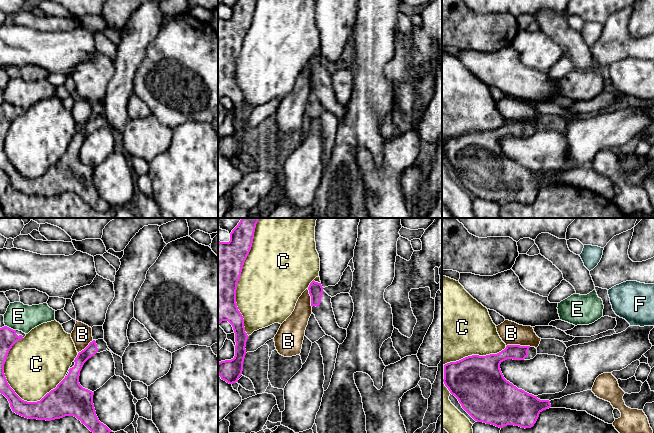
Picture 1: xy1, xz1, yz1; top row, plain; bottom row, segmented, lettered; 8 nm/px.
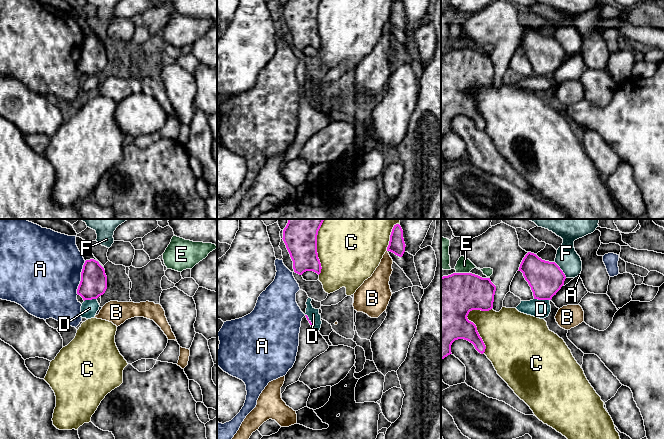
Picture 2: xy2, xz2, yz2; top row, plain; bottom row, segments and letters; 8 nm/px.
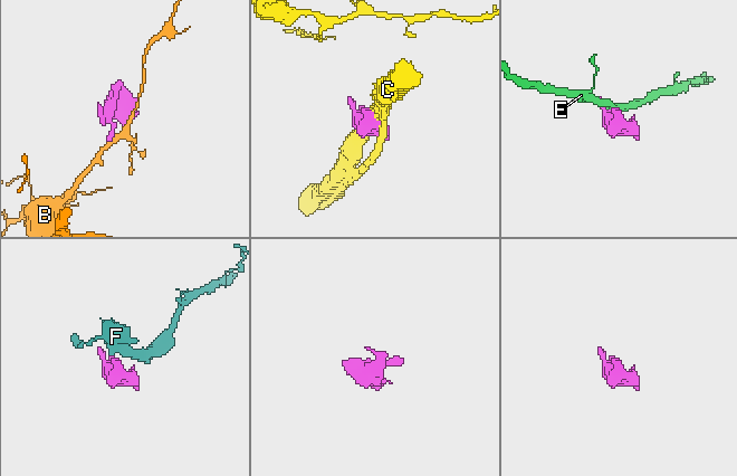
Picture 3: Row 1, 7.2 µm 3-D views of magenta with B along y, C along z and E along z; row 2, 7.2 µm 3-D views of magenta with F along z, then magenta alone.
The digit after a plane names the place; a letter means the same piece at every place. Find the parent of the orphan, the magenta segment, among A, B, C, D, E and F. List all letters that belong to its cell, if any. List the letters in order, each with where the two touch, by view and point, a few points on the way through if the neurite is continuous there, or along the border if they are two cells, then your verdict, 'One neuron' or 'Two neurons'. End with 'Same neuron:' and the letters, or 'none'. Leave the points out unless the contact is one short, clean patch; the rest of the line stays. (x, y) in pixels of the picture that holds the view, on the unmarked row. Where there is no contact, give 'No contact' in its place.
A: Touches magenta at xy2 (81, 54). Two neurons
B: Touches magenta at yz1 (518, 121). Boundary: yz1 (506, 121), (530, 122). Two neurons
C: Touches magenta at xz1 (238, 56). Two neurons
D: Touches magenta at yz2 (542, 75). Boundary: yz2 (534, 74), (549, 76). Two neurons
E: Touches magenta at yz2 (462, 49). Two neurons
F: Touches magenta at yz2 (560, 45). Boundary: yz2 (554, 37), (566, 53). Two neurons
Same neuron: none

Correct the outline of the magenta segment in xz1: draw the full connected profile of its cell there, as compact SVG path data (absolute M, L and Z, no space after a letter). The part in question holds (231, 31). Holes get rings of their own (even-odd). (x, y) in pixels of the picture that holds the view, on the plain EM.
M238 0L229 18L218 17L218 101L228 97L235 109L235 132L218 139L218 151L229 160L238 158L243 147L248 111L236 79L237 59L251 26L256 0Z

